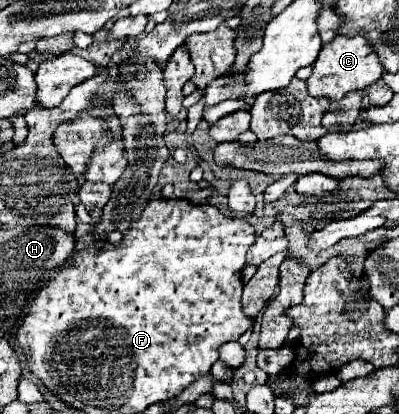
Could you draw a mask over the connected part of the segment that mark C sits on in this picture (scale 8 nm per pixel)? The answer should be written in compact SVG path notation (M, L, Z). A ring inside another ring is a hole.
M338 34L332 42L324 44L316 62L312 64L312 76L306 80L308 92L312 96L326 96L330 100L340 100L352 90L364 90L382 76L382 66L372 44L364 36L342 36Z

